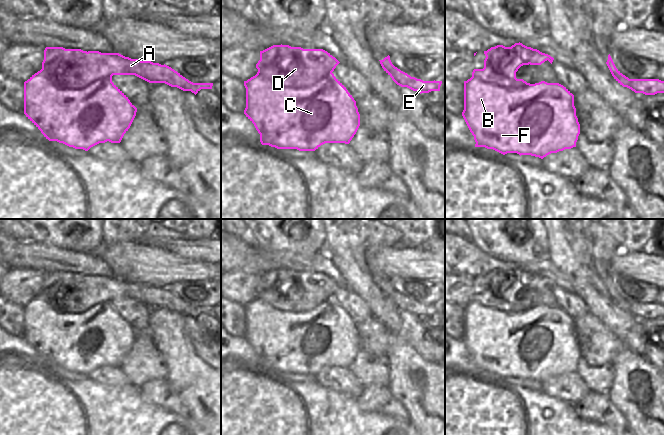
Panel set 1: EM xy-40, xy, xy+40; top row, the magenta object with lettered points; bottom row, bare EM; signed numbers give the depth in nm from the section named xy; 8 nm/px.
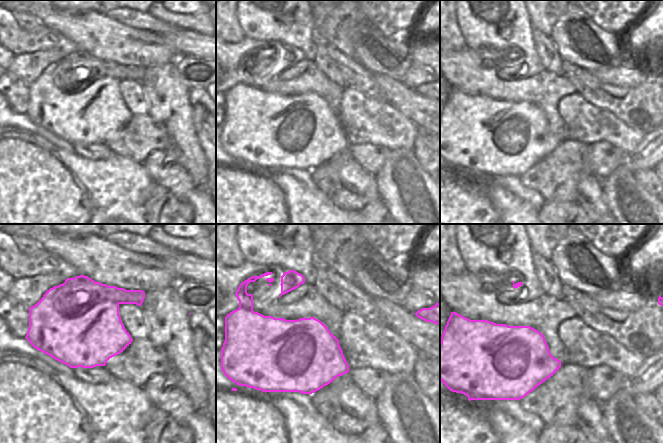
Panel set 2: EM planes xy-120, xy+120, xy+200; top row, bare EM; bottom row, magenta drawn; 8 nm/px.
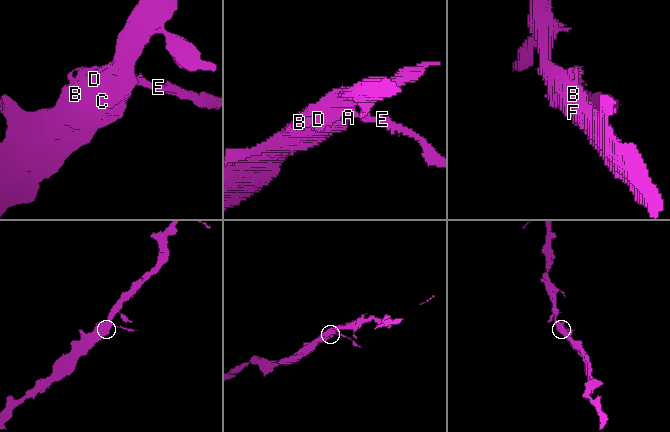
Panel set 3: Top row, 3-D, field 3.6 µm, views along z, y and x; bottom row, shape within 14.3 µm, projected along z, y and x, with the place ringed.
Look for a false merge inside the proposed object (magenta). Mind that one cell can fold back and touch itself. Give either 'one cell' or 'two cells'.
one cell

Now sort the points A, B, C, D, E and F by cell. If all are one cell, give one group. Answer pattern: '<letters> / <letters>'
A B C D E F

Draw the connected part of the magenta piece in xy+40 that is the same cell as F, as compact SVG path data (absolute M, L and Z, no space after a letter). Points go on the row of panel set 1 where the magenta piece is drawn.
M515 43L511 47L497 45L484 51L486 56L483 69L474 69L472 77L464 81L464 110L462 116L474 136L475 147L493 149L503 155L517 153L531 155L543 159L551 153L576 147L580 134L580 124L576 116L574 95L559 83L530 84L523 79L516 78L516 72L523 65L541 65L545 61L551 64L554 60L548 54L537 49L527 47L522 43Z

